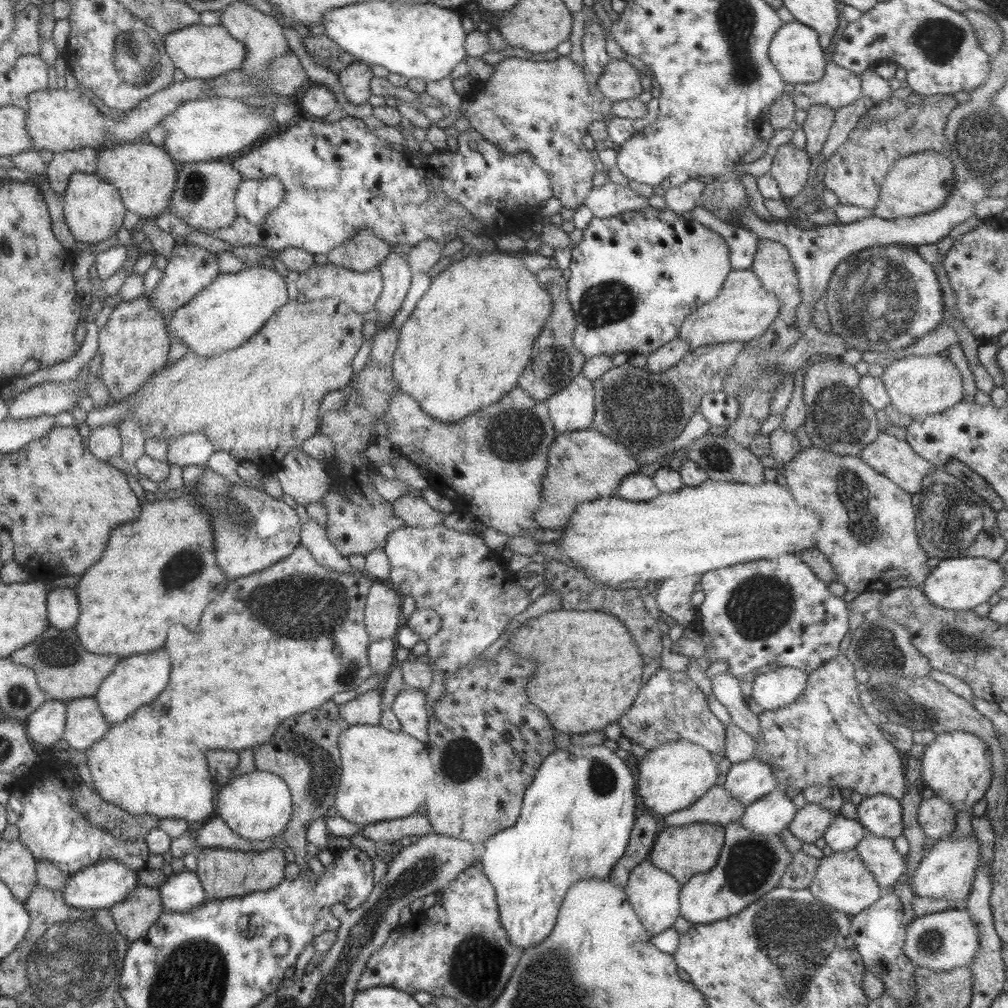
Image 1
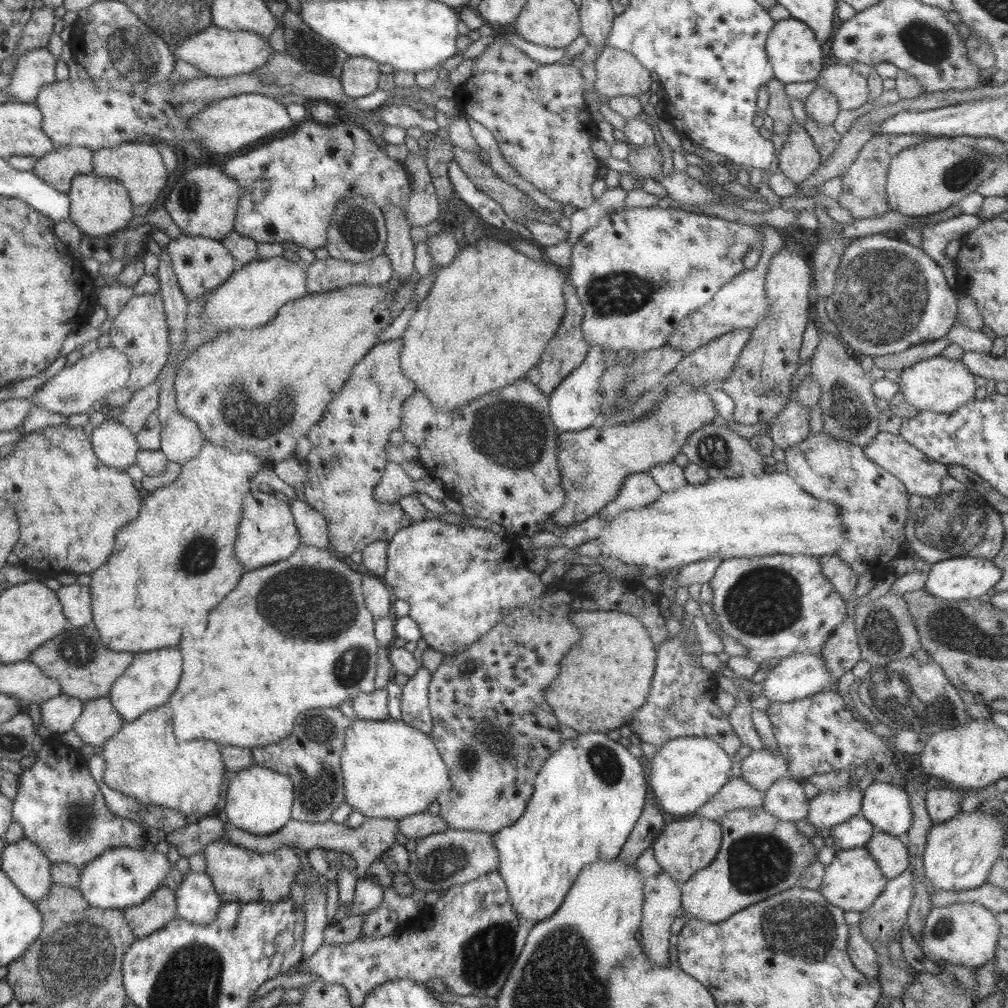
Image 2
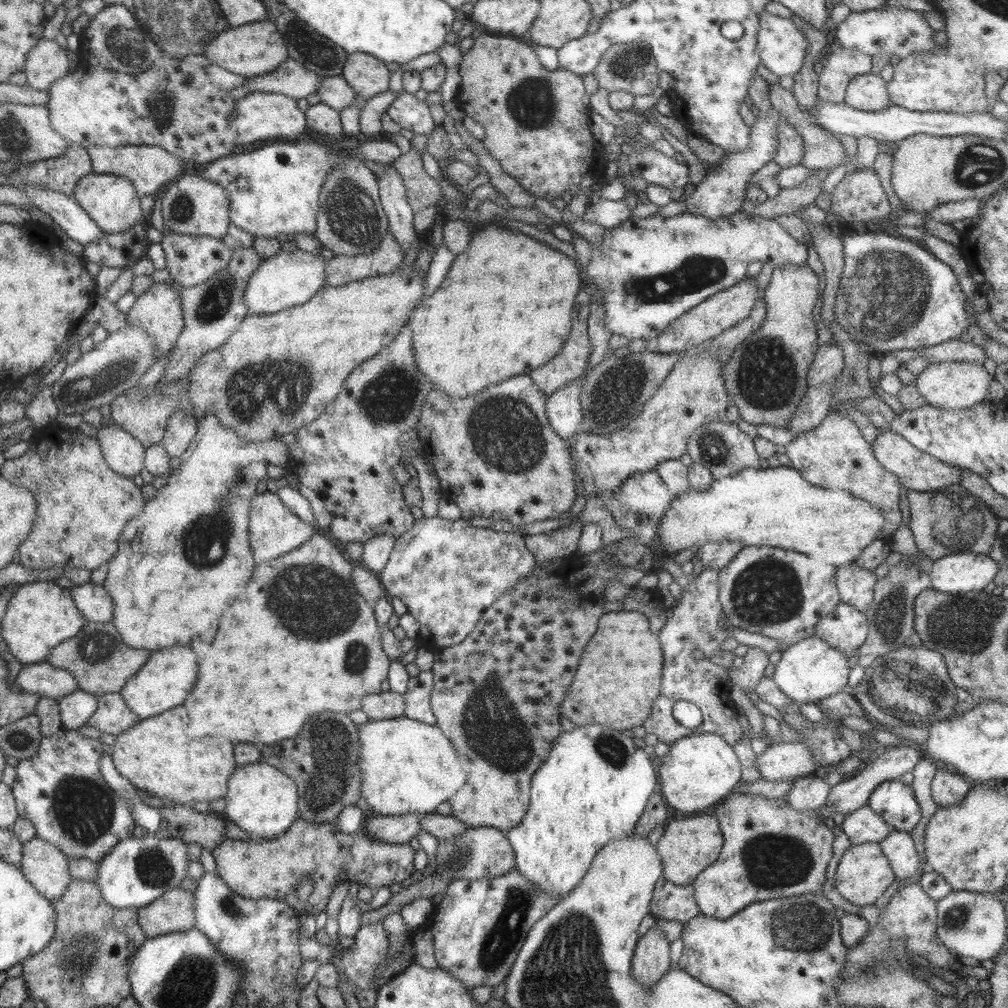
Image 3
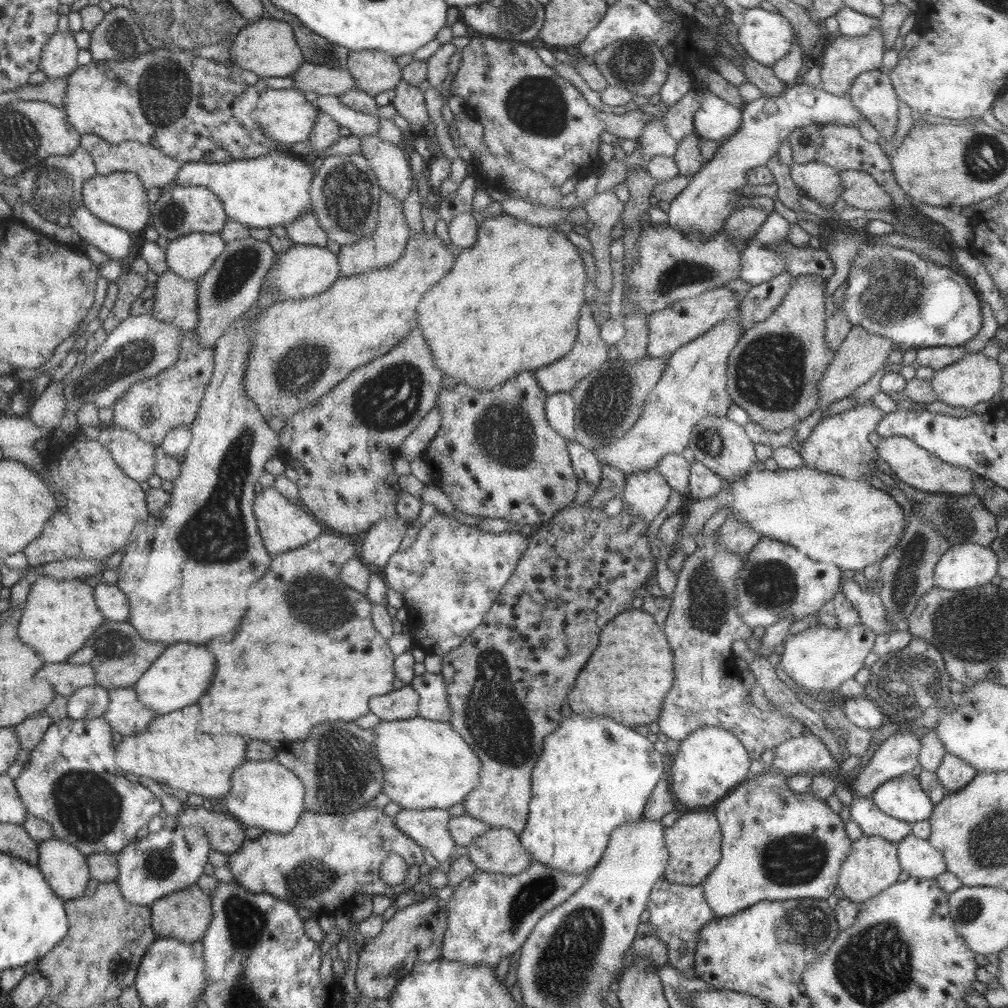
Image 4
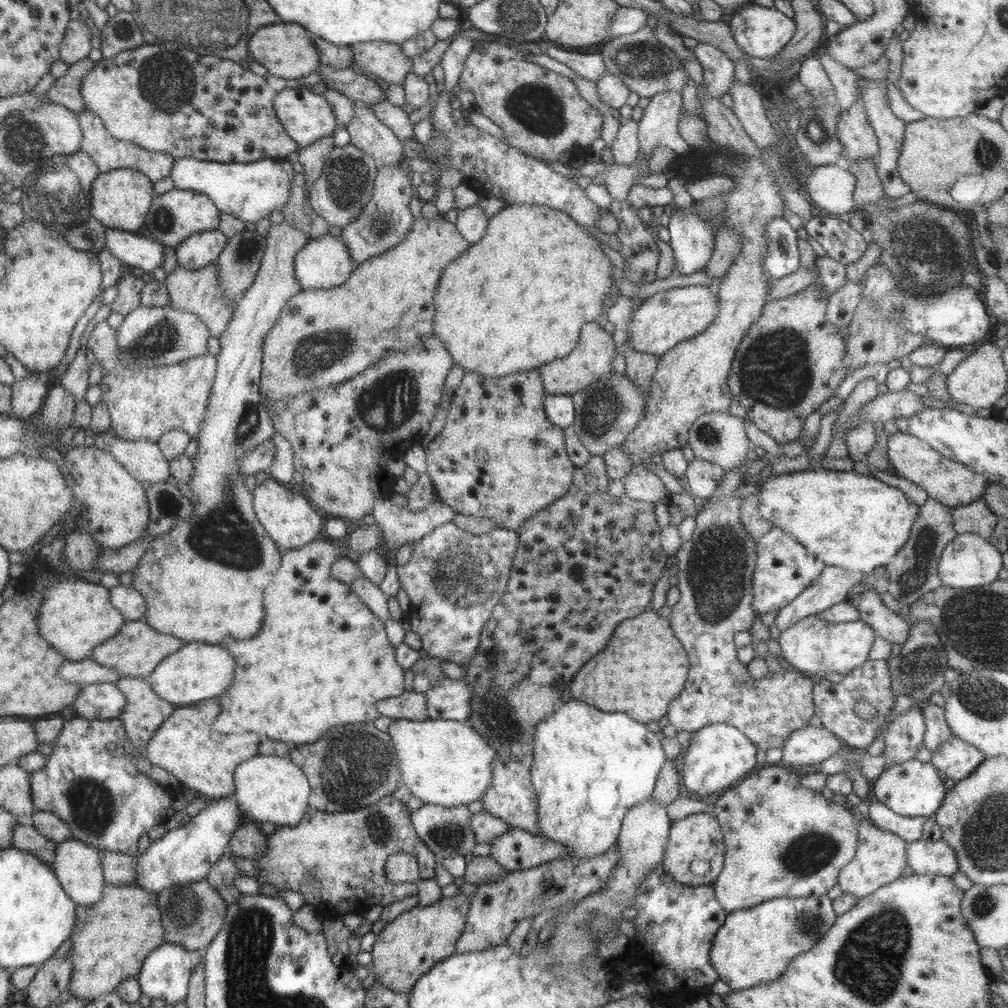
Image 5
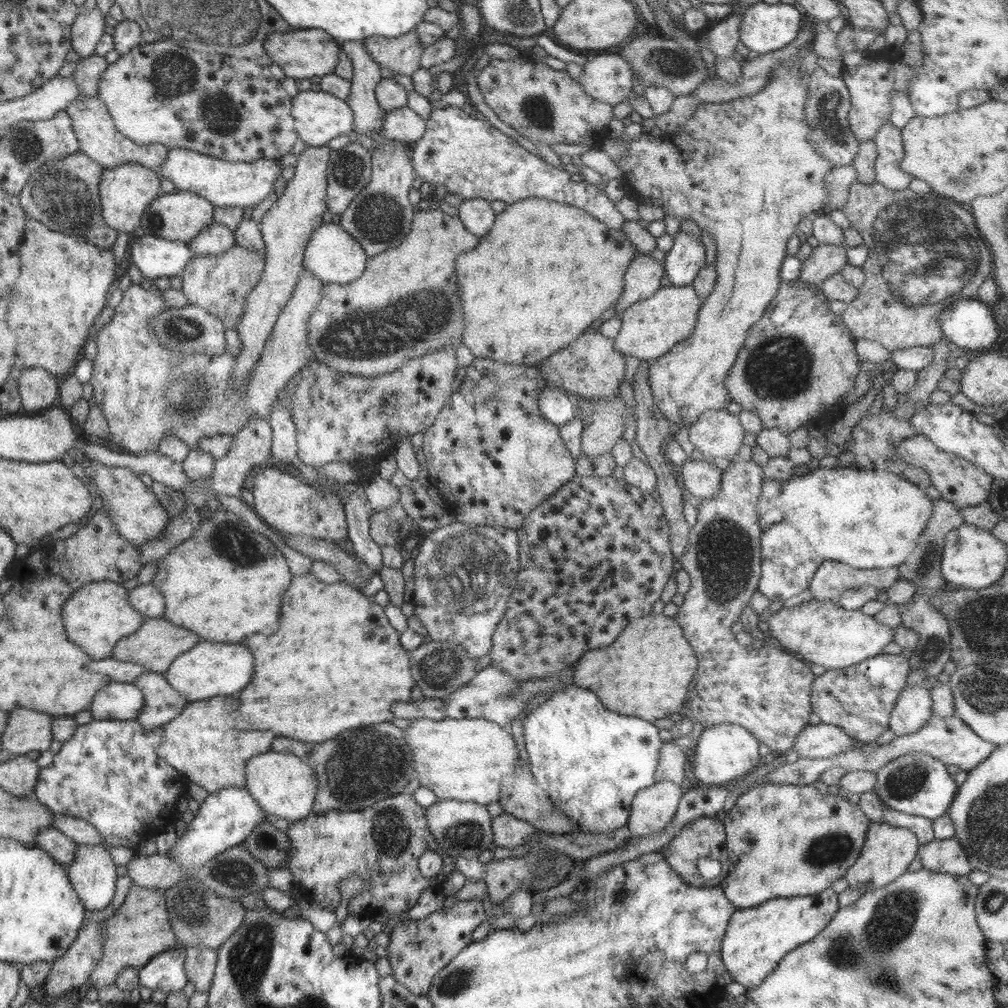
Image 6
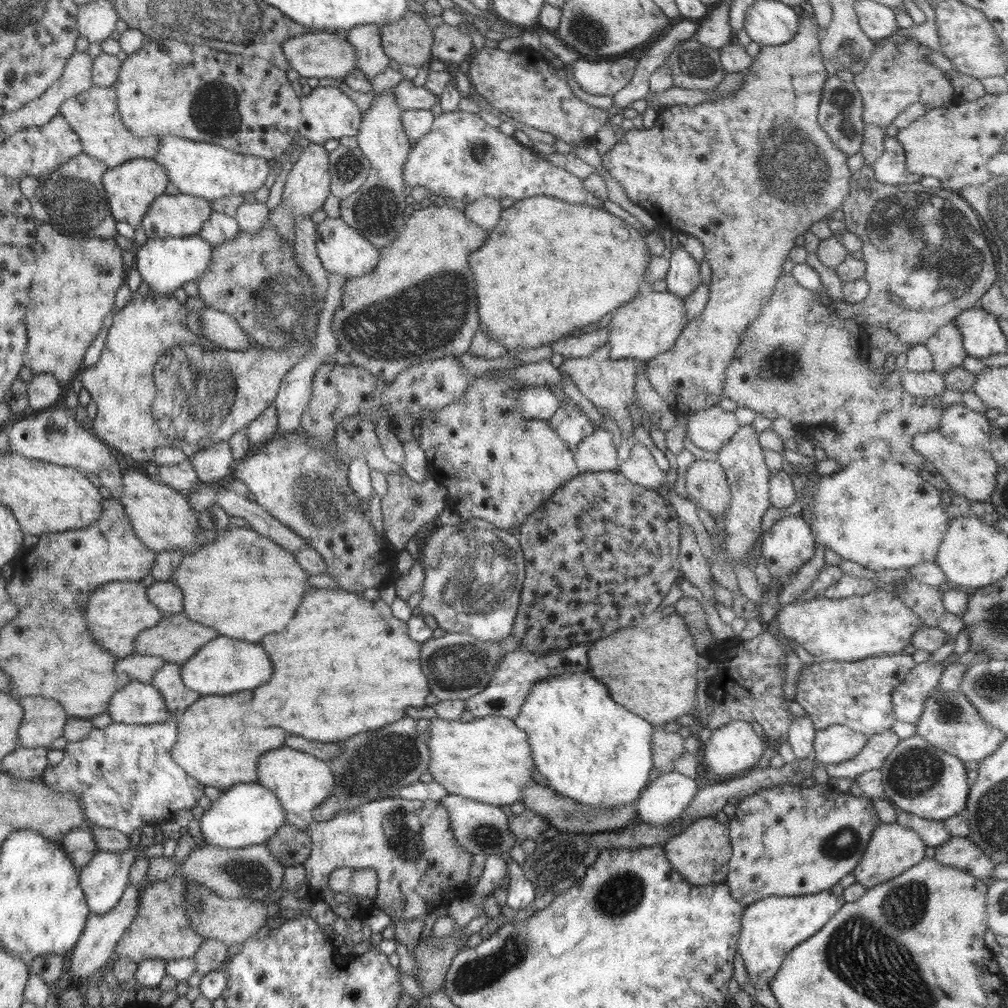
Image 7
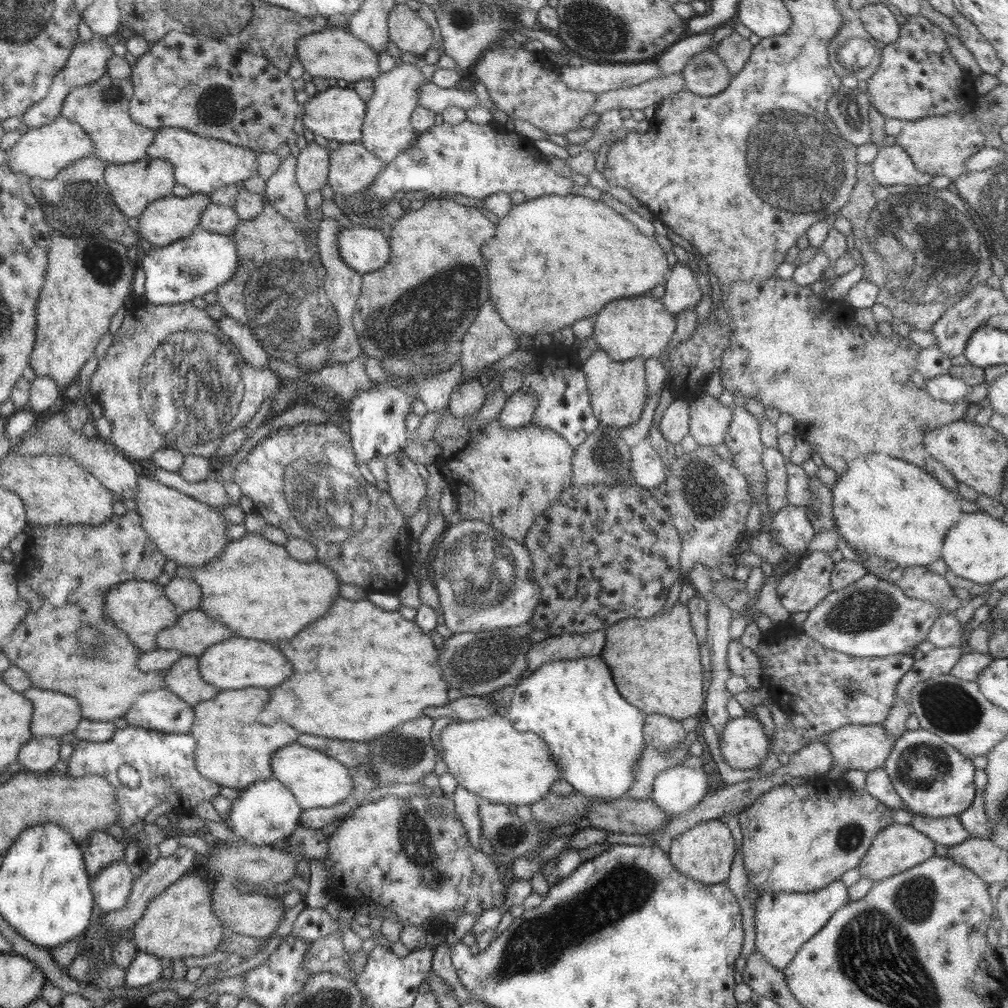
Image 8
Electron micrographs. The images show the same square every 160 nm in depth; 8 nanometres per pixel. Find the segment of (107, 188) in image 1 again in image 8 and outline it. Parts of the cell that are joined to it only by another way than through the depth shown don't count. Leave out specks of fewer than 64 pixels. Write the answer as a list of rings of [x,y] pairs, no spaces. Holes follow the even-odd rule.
[[[147,157],[140,161],[127,164],[107,164],[106,184],[114,197],[114,202],[128,219],[138,219],[147,206],[156,200],[172,196],[175,166],[171,162]]]

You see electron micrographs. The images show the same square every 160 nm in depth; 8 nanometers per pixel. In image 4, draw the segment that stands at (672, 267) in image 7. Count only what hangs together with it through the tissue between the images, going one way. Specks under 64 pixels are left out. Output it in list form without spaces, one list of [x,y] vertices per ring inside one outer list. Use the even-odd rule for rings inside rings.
[[[806,83],[793,84],[788,90],[781,92],[778,96],[762,95],[755,101],[745,103],[741,109],[742,124],[740,128],[732,135],[726,144],[718,150],[718,156],[715,156],[700,170],[690,178],[690,184],[682,193],[670,202],[668,210],[668,225],[682,232],[692,231],[702,235],[704,238],[711,237],[723,230],[724,223],[728,216],[736,209],[735,204],[741,195],[738,193],[740,187],[748,184],[746,176],[752,169],[768,165],[770,157],[774,157],[779,152],[783,140],[789,137],[794,129],[810,126],[811,124],[834,126],[856,126],[865,116],[853,105],[853,102],[846,96],[835,95],[826,92],[824,89],[814,88]]]

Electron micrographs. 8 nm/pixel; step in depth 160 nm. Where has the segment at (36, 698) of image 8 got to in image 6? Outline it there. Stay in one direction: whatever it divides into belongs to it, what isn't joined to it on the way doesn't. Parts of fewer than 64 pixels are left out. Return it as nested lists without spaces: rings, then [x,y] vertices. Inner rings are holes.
[[[30,708],[11,711],[2,736],[2,748],[15,756],[48,751],[54,740],[54,718],[46,712],[36,712]]]

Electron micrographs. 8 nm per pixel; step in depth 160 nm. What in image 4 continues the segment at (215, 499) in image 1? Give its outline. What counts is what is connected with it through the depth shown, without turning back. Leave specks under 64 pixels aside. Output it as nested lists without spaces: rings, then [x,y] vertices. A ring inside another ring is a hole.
[[[264,487],[255,500],[255,515],[258,529],[266,544],[267,551],[275,556],[295,548],[303,547],[322,535],[322,526],[305,507],[300,507],[287,499],[278,489]]]

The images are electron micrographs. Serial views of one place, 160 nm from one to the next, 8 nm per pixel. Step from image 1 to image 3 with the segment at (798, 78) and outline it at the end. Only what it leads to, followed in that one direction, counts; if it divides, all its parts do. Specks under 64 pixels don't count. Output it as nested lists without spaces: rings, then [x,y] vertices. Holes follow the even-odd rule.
[[[767,11],[759,14],[759,29],[757,34],[757,53],[761,64],[776,76],[792,76],[799,74],[807,55],[809,42],[804,33],[792,19],[772,15]]]

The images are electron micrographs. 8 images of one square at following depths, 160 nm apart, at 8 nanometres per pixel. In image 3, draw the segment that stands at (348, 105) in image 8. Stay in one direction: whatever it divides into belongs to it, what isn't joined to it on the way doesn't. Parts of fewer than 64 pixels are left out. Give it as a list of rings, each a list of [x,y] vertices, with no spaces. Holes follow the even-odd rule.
[[[247,92],[240,97],[237,107],[234,125],[238,127],[242,146],[250,146],[250,142],[258,140],[294,141],[309,130],[304,112],[296,108],[296,100],[284,93]]]

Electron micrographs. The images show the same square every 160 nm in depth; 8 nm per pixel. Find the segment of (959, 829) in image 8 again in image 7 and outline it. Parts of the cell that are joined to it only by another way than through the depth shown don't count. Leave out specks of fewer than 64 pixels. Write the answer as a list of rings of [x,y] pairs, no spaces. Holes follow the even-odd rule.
[[[896,810],[895,823],[917,832],[926,846],[940,846],[952,837],[943,825],[943,821],[926,820],[924,817],[909,812]]]

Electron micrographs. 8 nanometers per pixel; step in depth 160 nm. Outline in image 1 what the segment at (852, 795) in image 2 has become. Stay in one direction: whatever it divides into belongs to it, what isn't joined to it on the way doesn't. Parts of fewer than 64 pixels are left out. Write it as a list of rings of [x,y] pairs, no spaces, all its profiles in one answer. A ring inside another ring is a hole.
[[[806,803],[803,808],[796,811],[787,827],[798,840],[810,844],[823,836],[835,816],[836,813],[830,812],[820,804]]]

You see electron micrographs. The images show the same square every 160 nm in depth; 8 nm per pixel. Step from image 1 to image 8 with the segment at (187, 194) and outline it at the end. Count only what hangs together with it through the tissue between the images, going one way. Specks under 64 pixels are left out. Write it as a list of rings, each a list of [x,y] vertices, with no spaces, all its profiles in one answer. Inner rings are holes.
[[[193,194],[187,197],[172,195],[165,197],[147,206],[147,209],[138,218],[141,238],[147,240],[154,247],[165,247],[177,240],[194,234],[202,222],[204,209],[211,204],[208,194]]]

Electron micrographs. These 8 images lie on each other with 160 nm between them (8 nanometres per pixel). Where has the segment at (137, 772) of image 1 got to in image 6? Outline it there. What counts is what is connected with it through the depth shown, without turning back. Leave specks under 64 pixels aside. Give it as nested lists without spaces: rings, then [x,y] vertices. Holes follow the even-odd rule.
[[[237,695],[188,703],[174,720],[162,726],[164,736],[158,750],[160,758],[209,794],[228,787],[245,788],[247,764],[256,756],[272,751],[276,738],[272,732],[238,732],[228,728],[226,718],[238,708],[238,704]]]

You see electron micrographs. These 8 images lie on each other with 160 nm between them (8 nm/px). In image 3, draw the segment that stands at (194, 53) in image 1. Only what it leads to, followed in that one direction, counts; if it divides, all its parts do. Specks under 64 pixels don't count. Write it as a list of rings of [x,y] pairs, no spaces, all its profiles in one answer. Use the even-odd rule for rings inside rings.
[[[269,19],[239,27],[228,26],[227,30],[221,32],[220,36],[202,51],[203,55],[208,57],[209,64],[216,64],[243,77],[272,72],[289,57],[284,37]]]

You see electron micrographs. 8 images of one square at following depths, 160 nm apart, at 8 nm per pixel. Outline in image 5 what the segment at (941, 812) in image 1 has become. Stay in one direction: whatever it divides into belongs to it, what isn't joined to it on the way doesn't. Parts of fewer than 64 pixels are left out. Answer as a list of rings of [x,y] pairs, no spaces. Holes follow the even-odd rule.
[[[953,736],[932,753],[931,764],[946,778],[957,783],[972,774],[985,759],[986,756],[979,749]]]

